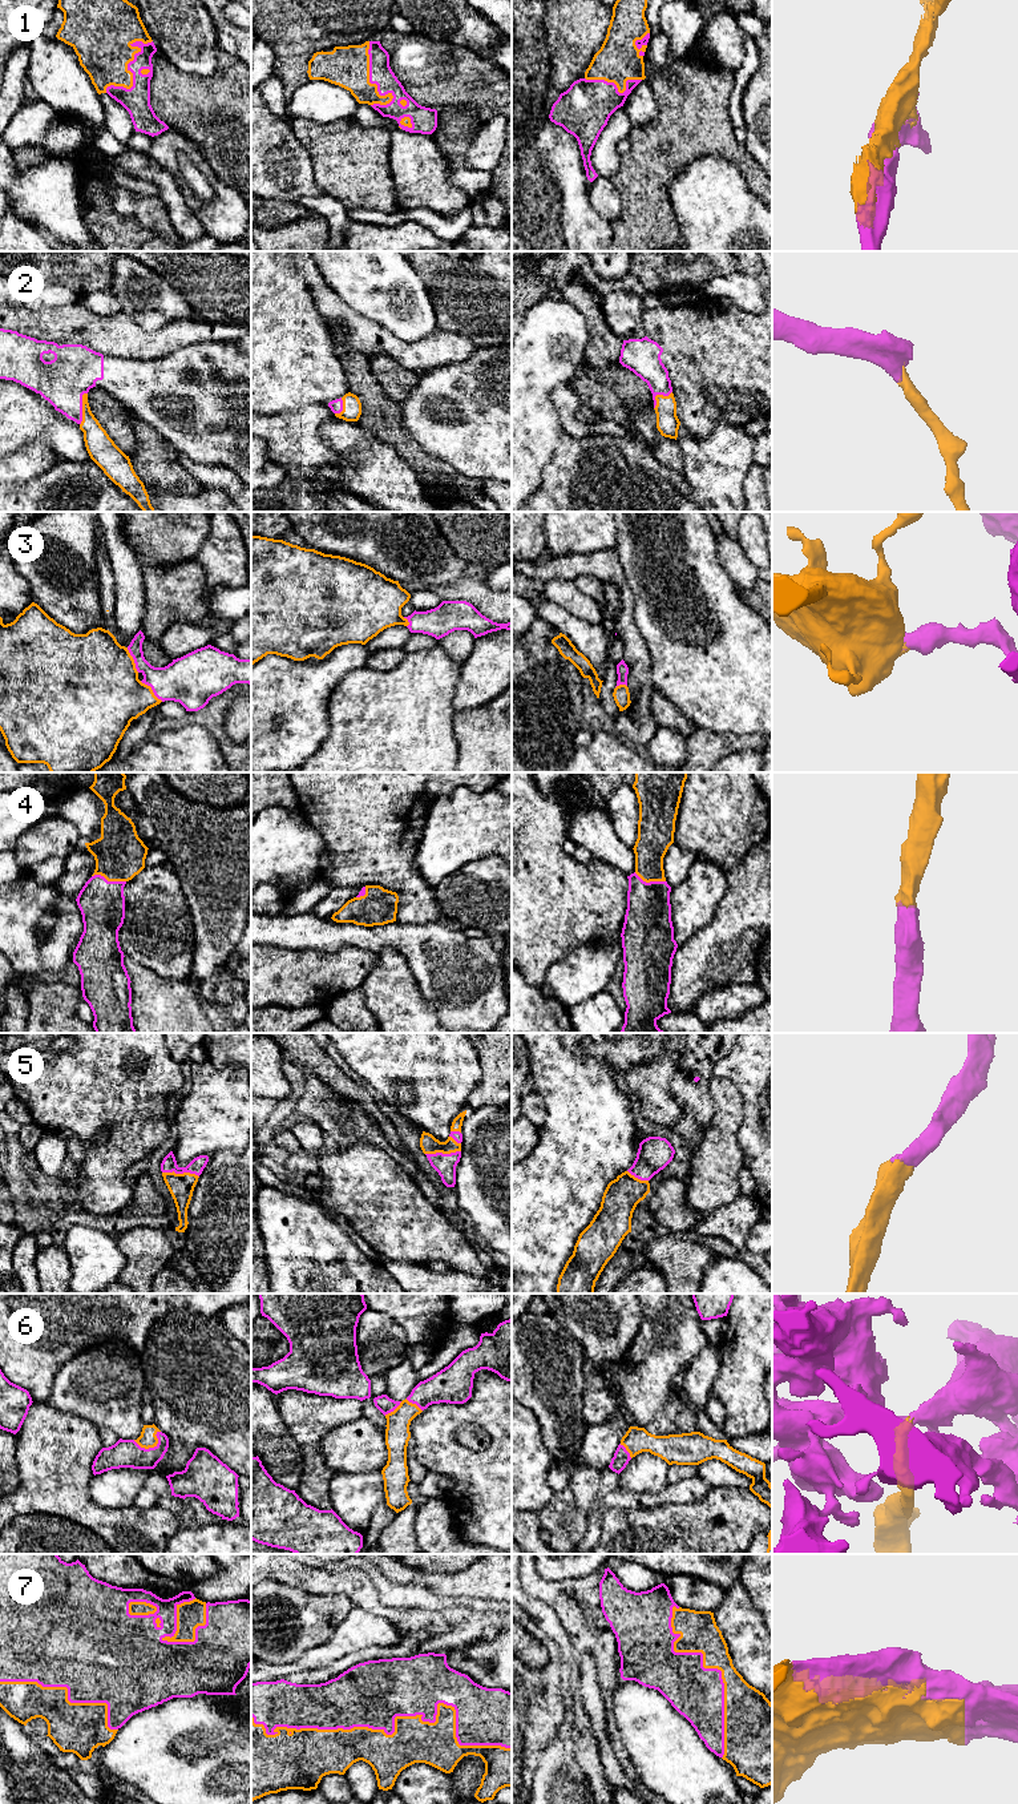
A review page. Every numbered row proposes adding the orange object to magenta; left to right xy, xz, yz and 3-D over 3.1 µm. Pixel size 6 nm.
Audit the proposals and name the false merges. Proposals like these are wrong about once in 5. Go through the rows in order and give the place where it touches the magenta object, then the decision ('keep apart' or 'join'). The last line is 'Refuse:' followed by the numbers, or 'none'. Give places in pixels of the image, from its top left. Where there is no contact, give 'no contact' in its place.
1: contact xy (128, 68); join
2: contact xy (81, 408); join
3: contact xy (152, 689); join
4: contact xy (109, 882); join
5: contact xy (181, 1173); join
6: contact xy (150, 1448); join
7: contact xz (394, 1720); join
Refuse: none

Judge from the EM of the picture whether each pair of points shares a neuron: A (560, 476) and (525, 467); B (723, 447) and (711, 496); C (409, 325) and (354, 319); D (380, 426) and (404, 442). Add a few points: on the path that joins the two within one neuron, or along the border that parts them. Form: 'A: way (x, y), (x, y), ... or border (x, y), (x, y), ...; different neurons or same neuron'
A: border (557, 444), (552, 459), (542, 471), (540, 487); different neurons
B: way (723, 459), (716, 467), (716, 484); same neuron
C: border (346, 302), (354, 310), (376, 322), (398, 338); different neurons
D: way (386, 426), (399, 439); same neuron

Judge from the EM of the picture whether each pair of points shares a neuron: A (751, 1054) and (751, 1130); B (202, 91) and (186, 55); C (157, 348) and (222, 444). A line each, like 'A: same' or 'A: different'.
A: same
B: different
C: different

